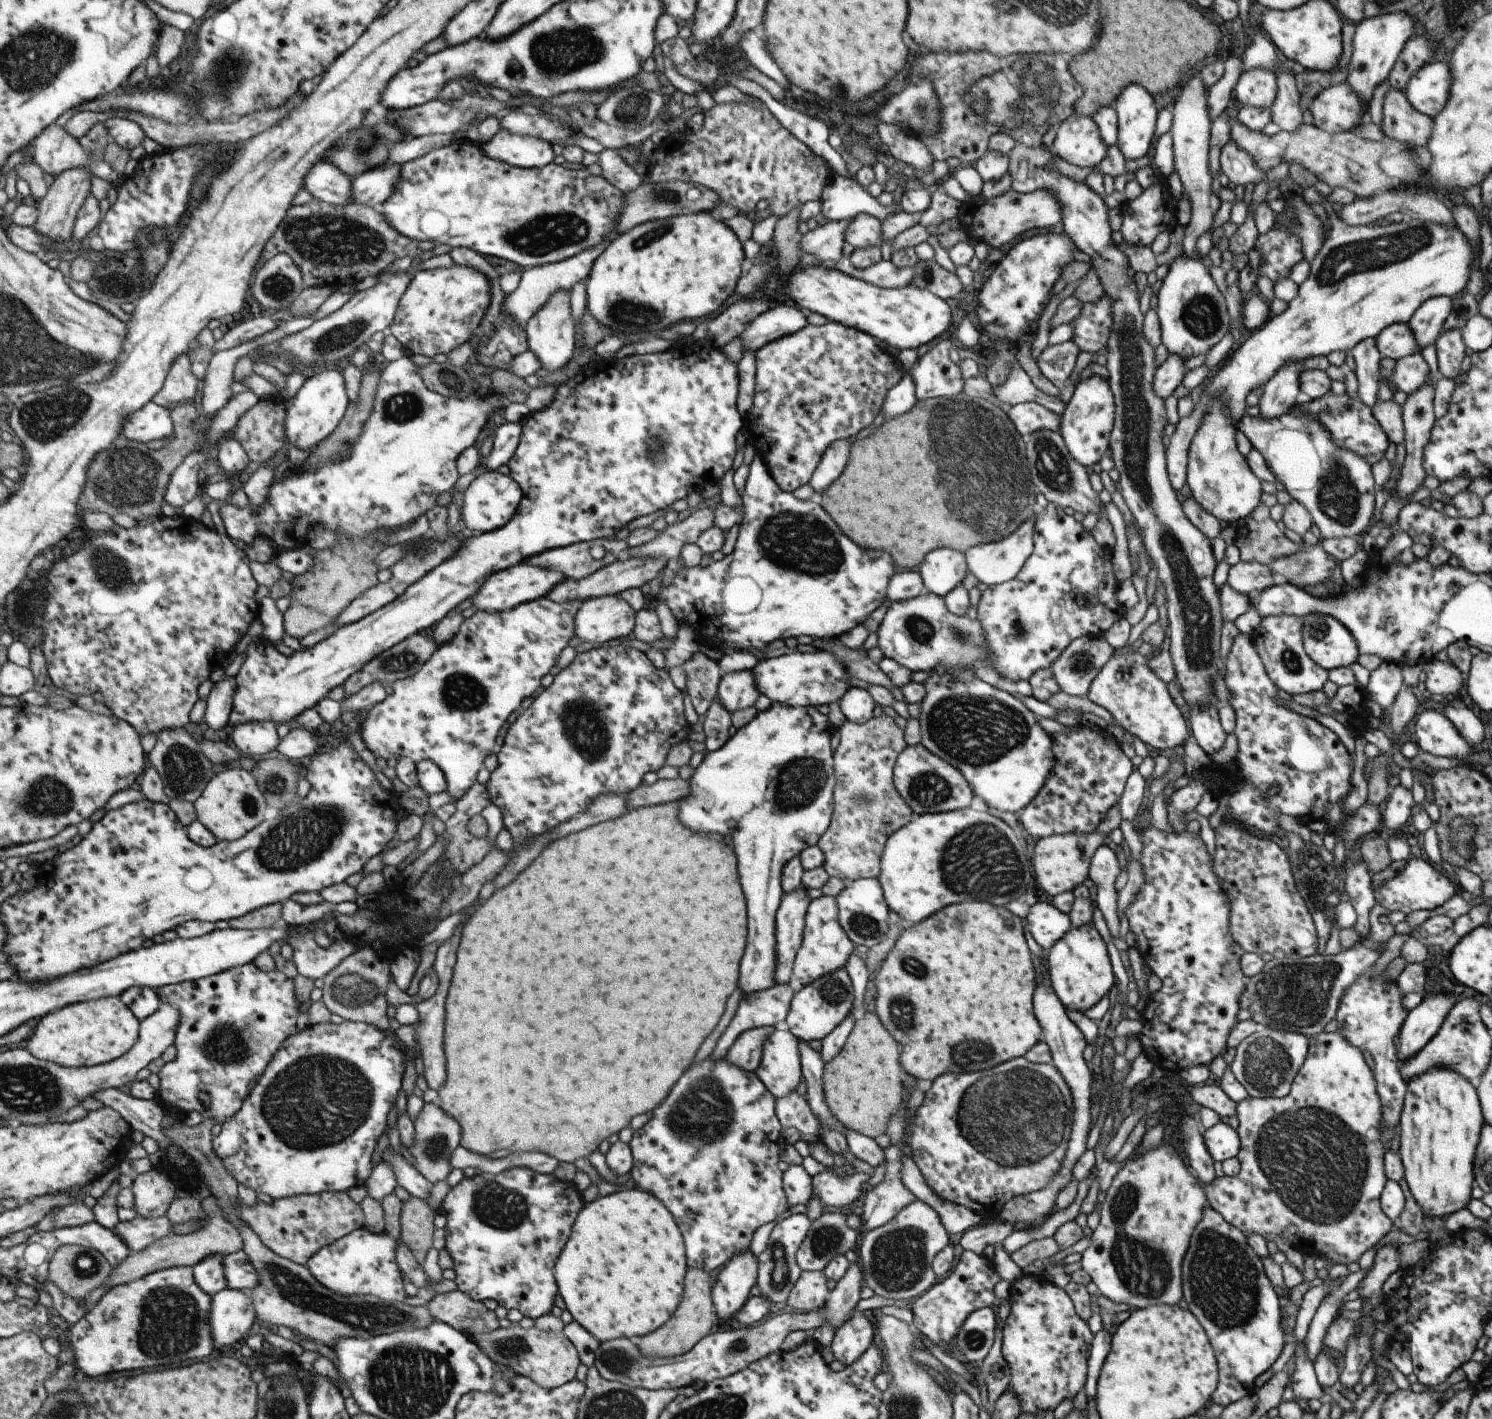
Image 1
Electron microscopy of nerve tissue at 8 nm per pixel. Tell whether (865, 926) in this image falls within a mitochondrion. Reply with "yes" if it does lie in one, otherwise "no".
yes

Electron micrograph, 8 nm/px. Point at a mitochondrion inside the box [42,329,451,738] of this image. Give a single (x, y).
(130, 476)

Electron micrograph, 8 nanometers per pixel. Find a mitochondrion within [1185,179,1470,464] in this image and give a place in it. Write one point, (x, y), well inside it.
(1364, 255)

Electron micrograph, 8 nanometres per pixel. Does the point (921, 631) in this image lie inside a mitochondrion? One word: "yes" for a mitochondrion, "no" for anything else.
yes

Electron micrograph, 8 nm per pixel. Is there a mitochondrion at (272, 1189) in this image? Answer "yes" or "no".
no

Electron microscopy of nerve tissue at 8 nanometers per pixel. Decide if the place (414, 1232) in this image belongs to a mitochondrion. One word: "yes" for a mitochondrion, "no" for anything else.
no

